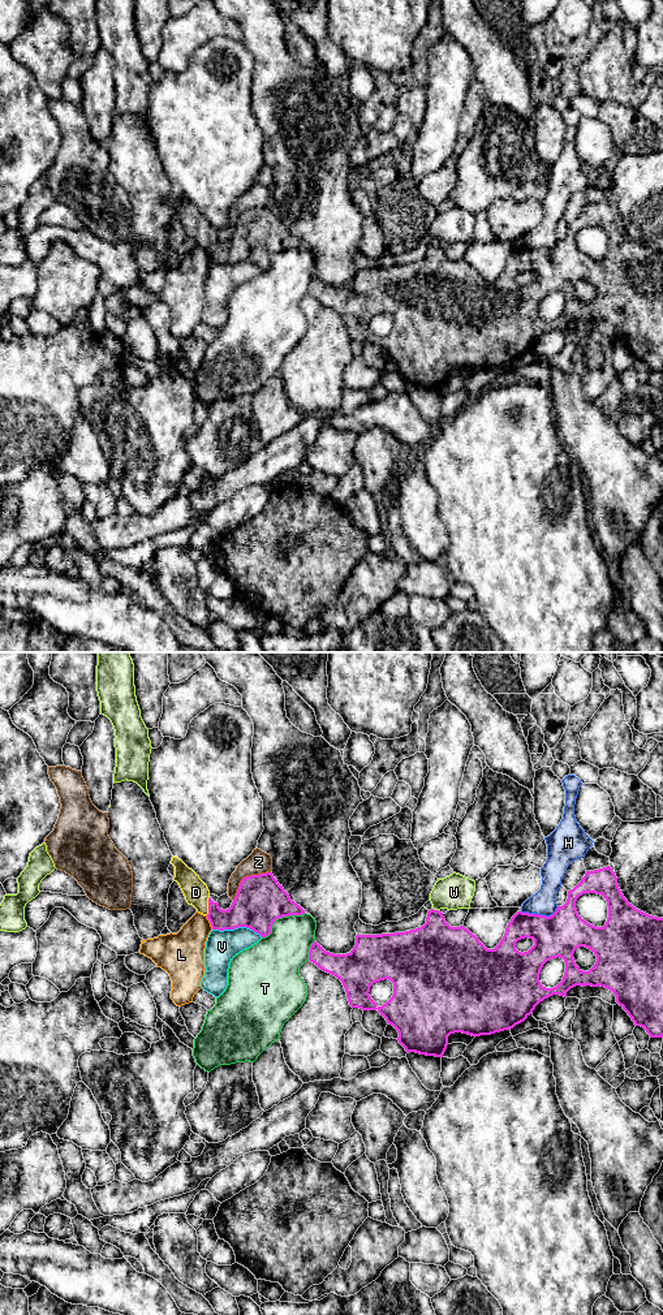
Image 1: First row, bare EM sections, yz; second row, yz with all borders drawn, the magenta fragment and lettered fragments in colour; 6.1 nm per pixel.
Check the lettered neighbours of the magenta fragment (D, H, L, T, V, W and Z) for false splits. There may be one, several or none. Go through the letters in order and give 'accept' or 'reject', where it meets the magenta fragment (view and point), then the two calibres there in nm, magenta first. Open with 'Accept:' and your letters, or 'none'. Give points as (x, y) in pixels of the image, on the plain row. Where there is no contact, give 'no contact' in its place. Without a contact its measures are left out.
Accept: D
D: accept | yz (209, 240) | 220/150 nm
H: reject | yz (539, 249) | 280/160 nm
L: reject | yz (210, 255) | 220/260 nm
T: reject | yz (280, 250) | 300/300 nm
V: reject | yz (237, 261) | 300/190 nm
W: reject | yz (435, 244) | 360/220 nm
Z: reject | yz (246, 210) | 300/140 nm

